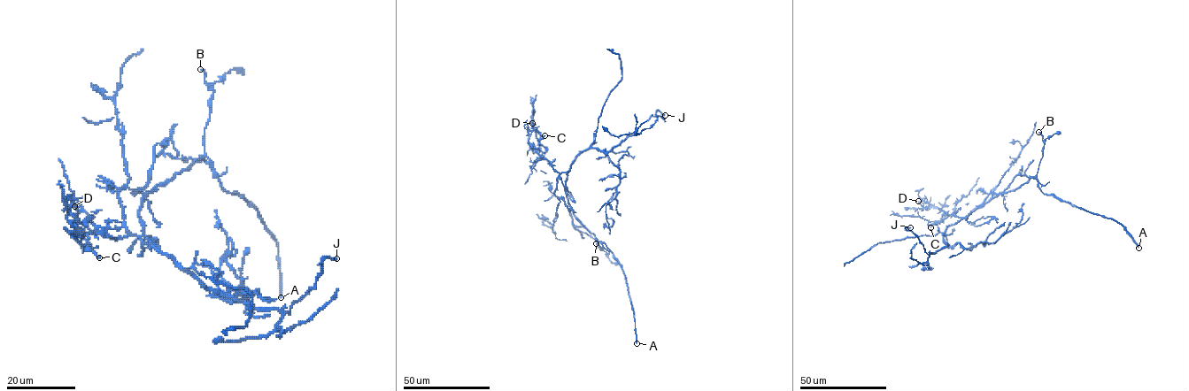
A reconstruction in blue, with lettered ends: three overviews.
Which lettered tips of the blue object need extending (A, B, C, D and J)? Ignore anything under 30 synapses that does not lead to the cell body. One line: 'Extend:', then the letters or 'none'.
Extend: A, B

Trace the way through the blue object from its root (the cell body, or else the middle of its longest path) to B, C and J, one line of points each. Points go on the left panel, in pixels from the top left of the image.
B: (145, 195), (204, 154), (203, 136), (210, 118), (212, 88), (204, 81), (205, 73), (200, 69)
C: (145, 195), (139, 217), (147, 241), (92, 231), (88, 235), (88, 246), (99, 257)
J: (145, 195), (139, 217), (150, 241), (206, 287), (256, 308), (289, 311), (314, 286), (322, 259), (336, 258)

